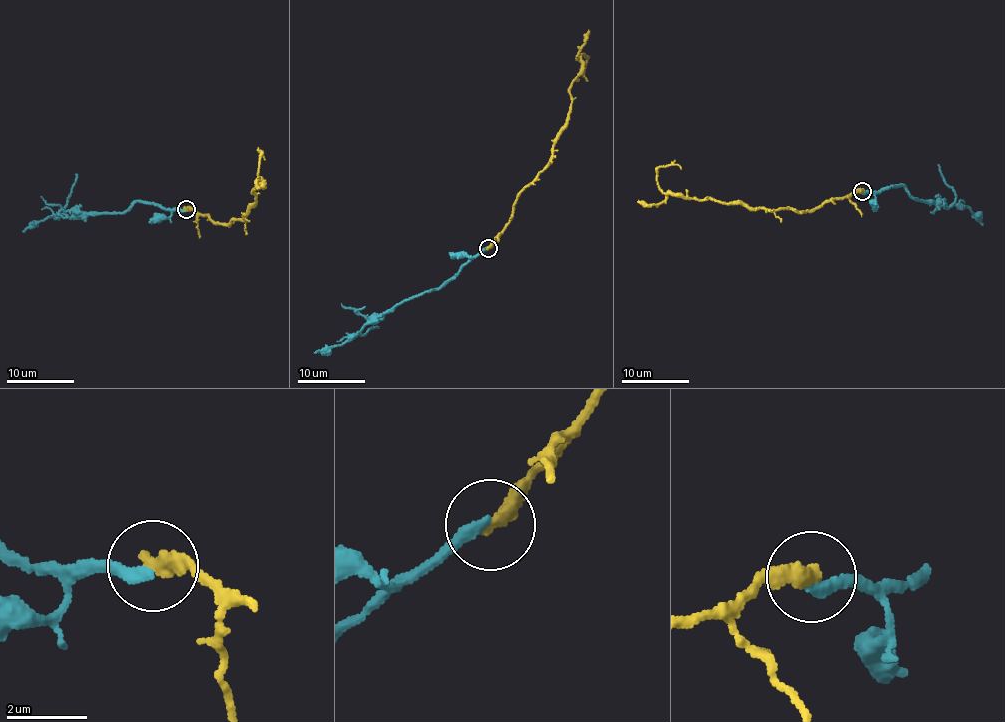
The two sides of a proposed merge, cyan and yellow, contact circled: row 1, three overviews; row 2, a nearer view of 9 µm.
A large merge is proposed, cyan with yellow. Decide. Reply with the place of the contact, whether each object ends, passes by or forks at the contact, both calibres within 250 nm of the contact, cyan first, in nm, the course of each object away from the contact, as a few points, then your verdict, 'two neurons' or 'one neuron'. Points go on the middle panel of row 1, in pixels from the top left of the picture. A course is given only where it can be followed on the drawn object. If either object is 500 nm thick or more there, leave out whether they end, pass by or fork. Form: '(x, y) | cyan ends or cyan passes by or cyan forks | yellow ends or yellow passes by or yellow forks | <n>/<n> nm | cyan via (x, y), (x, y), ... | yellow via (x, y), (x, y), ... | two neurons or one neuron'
(488, 248) | cyan ends | yellow ends | 320/440 nm | cyan via (488, 247), (469, 258), (456, 274), (442, 285), (411, 296), (368, 320), (359, 332), (342, 343), (314, 353) | yellow via (488, 247), (508, 222), (520, 193), (551, 158), (584, 54), (587, 81) | two neurons

